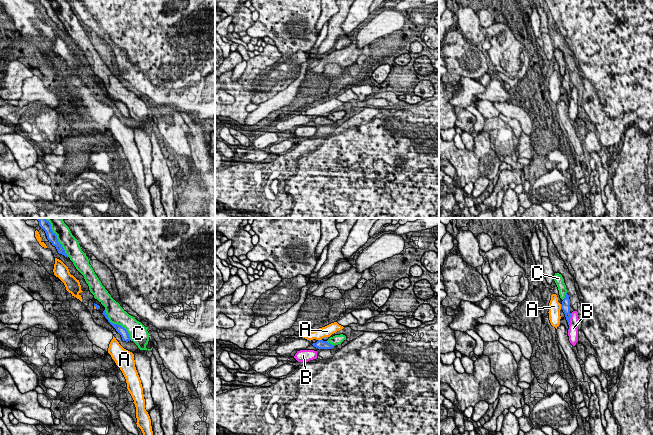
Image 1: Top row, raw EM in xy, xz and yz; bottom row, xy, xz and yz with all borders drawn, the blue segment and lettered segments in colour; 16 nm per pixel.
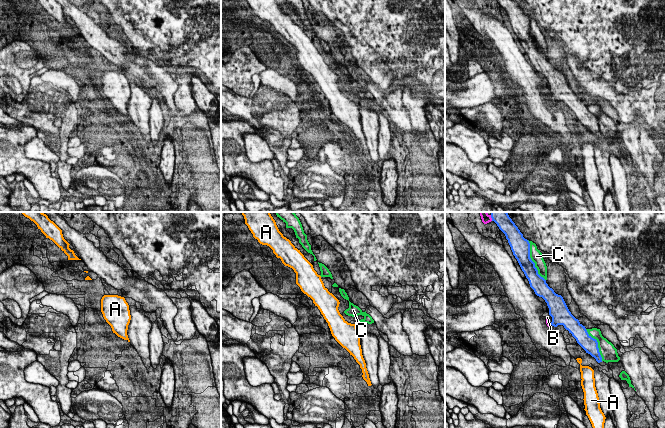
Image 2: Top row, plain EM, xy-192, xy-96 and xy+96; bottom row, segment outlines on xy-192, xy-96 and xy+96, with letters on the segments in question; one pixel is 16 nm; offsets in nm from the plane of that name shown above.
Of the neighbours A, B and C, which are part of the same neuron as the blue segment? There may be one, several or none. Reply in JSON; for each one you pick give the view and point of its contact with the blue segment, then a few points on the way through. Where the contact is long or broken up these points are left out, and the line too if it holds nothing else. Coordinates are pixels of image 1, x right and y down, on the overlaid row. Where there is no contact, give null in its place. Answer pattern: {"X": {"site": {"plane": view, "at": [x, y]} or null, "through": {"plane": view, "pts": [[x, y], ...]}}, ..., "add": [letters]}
{"add": []}

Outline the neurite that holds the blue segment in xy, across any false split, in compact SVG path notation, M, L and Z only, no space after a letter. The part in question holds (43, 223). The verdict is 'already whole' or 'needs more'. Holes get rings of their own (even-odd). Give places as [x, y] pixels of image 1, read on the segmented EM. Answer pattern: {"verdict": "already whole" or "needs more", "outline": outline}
{"verdict": "already whole", "outline": "M37 218L37 220L39 221L39 226L41 227L41 229L45 231L49 242L51 242L52 245L56 247L59 254L62 254L68 258L64 248L58 242L57 235L52 231L50 222L47 221L45 218Z"}

